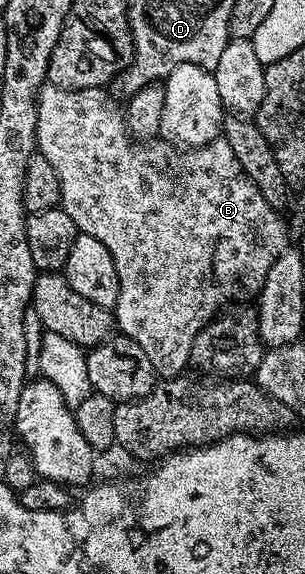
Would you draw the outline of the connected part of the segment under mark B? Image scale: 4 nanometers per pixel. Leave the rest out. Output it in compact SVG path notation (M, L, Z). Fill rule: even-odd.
M46 82L45 86L38 91L36 98L37 116L41 118L41 137L37 140L37 149L39 151L45 147L45 151L49 151L49 147L57 147L57 151L61 151L62 139L61 135L57 135L57 131L61 131L61 122L65 123L65 127L73 127L73 131L77 131L77 135L81 135L81 175L69 175L69 179L65 179L65 193L61 196L59 206L68 215L77 215L77 219L81 219L81 225L77 228L78 232L83 227L89 227L89 235L99 237L99 241L103 241L103 245L107 247L115 261L115 273L119 277L115 323L120 334L126 335L131 341L137 343L137 349L147 355L158 376L176 377L186 370L185 367L190 362L189 354L192 342L195 341L196 335L207 322L205 299L219 298L221 290L228 283L260 285L264 281L265 274L271 269L273 260L279 258L281 252L287 247L285 223L277 216L280 215L278 208L270 205L263 197L263 193L259 193L259 189L247 177L247 173L243 173L243 165L239 165L239 160L235 158L235 153L231 150L231 145L227 145L226 140L224 143L216 143L212 139L203 147L182 150L182 155L169 155L171 147L164 138L158 137L148 141L134 140L133 136L129 134L129 130L125 128L125 116L122 108L119 103L117 107L116 101L107 92L105 87L90 87L87 92L82 90L80 94L76 94L57 87L54 83ZM81 203L93 203L93 211L81 211Z

